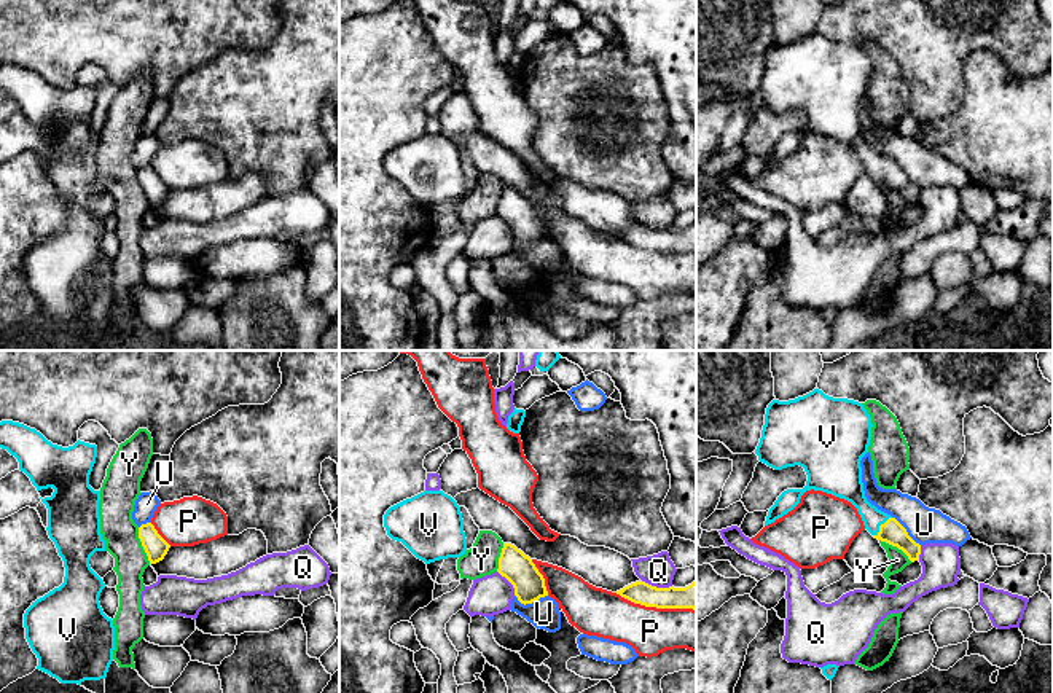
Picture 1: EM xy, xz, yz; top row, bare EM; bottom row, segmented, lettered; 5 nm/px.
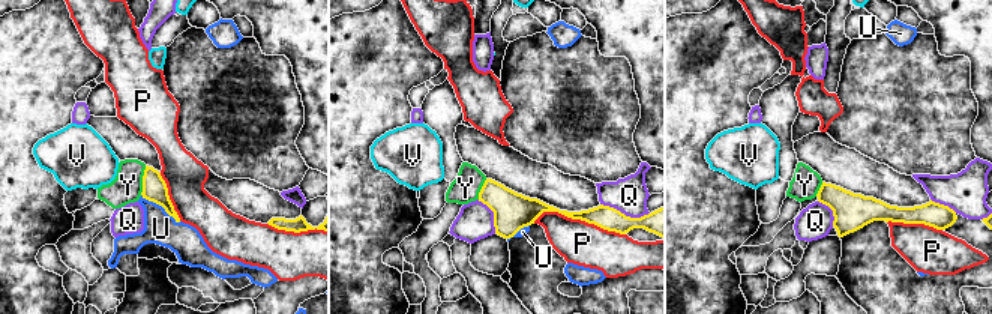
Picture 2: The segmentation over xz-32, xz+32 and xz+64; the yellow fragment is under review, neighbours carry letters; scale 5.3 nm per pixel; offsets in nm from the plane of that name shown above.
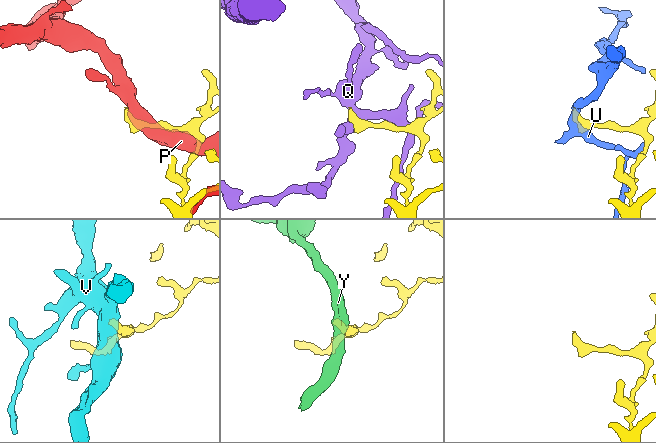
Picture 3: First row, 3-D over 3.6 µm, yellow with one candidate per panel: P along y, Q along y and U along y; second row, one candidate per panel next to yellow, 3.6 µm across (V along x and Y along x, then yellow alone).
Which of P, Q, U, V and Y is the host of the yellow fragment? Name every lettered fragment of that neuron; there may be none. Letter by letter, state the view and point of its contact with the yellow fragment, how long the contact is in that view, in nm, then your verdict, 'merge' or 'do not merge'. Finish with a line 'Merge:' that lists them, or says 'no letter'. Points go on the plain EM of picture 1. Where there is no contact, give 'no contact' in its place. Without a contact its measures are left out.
P: xz (655, 249) | 420 nm | do not merge
Q: xz (655, 230) | 170 nm | do not merge
U: xz (529, 246) | 180 nm | do not merge
V: yz (880, 169) | 140 nm | merge
Y: xy (142, 188) | 200 nm | do not merge
Merge: V

